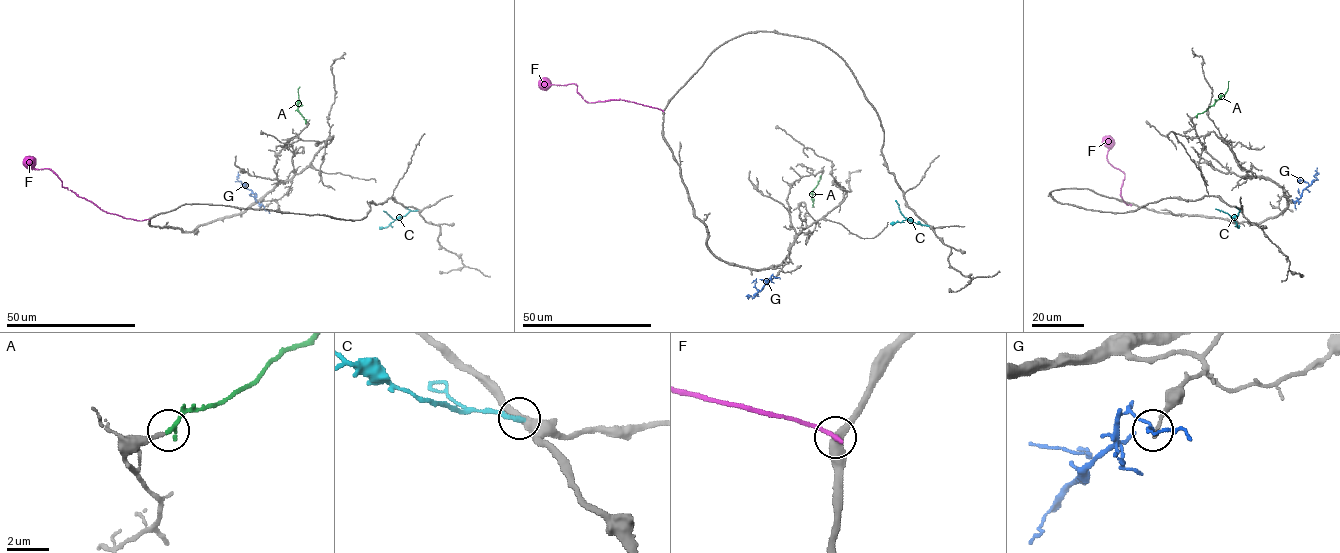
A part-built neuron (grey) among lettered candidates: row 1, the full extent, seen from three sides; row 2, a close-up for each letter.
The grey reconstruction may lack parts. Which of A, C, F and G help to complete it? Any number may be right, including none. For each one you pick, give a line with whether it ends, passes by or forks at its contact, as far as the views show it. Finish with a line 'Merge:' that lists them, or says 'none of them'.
A: it ends
Merge: A

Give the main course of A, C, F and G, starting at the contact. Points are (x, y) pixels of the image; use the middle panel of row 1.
A: (821, 175), (813, 191), (814, 207)
C: (928, 226), (907, 219), (895, 200)
F: (663, 111), (620, 99), (587, 103), (574, 84), (550, 85), (546, 88), (540, 83)
G: (775, 278), (772, 276), (753, 297), (748, 295), (748, 298)

